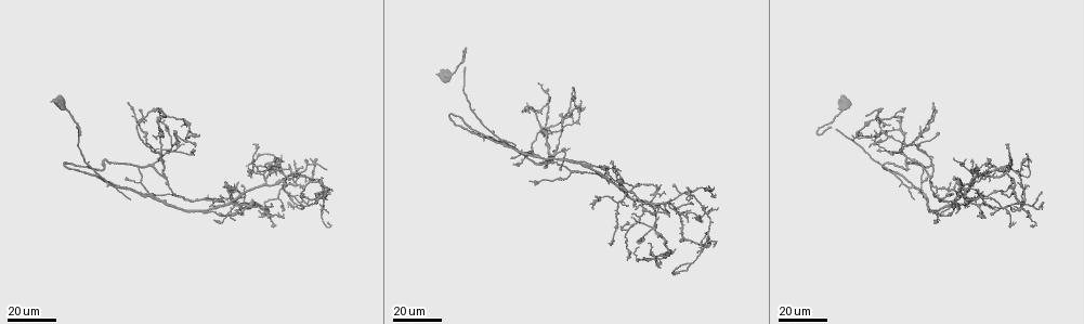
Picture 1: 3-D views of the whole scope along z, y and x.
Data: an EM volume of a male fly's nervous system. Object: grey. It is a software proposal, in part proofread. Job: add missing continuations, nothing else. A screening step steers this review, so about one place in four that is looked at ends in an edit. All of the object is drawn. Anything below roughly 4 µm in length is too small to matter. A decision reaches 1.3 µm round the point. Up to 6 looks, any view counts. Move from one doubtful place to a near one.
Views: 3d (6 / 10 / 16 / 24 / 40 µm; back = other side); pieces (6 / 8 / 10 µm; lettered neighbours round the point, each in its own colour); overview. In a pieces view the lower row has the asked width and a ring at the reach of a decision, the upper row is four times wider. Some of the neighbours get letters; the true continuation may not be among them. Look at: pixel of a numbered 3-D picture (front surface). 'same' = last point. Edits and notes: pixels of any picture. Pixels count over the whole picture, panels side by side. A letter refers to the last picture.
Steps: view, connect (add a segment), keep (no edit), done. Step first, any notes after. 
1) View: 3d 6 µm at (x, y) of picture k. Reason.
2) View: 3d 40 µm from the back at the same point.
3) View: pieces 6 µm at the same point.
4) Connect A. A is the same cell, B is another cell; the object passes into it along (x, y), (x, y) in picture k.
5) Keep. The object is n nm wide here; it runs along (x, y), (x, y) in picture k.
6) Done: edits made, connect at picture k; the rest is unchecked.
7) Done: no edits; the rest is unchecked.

View: 3d 40 µm at (619, 168) of picture 1. Thin end.

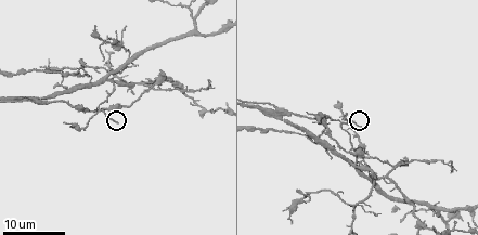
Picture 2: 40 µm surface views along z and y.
View: pieces 10 µm at (362, 127) of picture 2. See the neighbours.

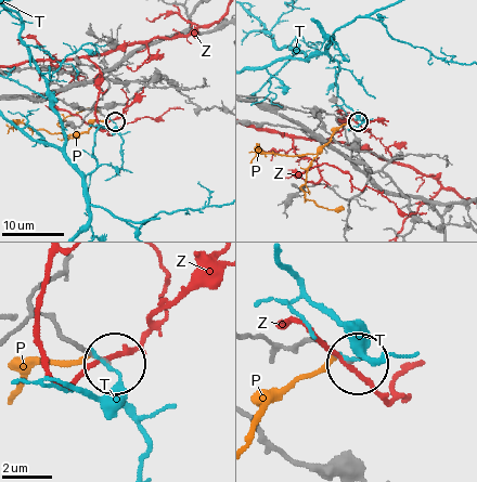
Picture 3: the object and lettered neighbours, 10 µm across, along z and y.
Keep. The object is 140 nm wide here; P, T and Z are other cells; no lettered segment goes on from it.

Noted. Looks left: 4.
View: 3d 40 µm at (301, 207) of picture 1. Free end.

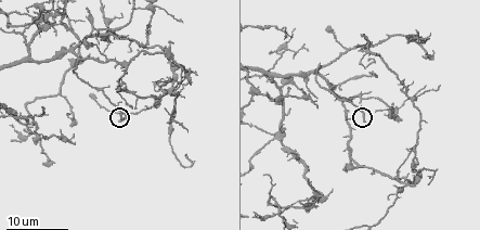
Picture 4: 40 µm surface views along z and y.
View: pieces 6 µm at (362, 121) of picture 4.

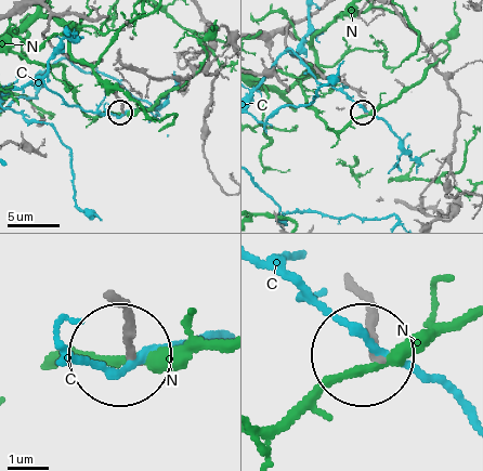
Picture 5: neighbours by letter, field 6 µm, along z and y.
Keep. The object is 190 nm wide here; C and N are other cells; it runs along (365, 306), (368, 354) in picture 5; none of them fits.

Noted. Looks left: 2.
View: 3d 16 µm at (359, 34) of picture 4. Free end.

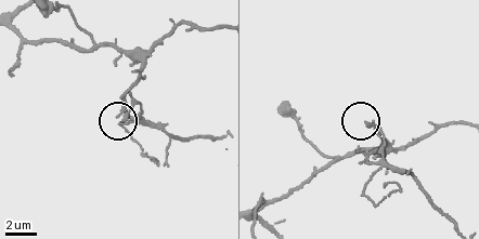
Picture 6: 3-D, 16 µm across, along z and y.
View: pieces 10 µm at (365, 123) of picture 6.

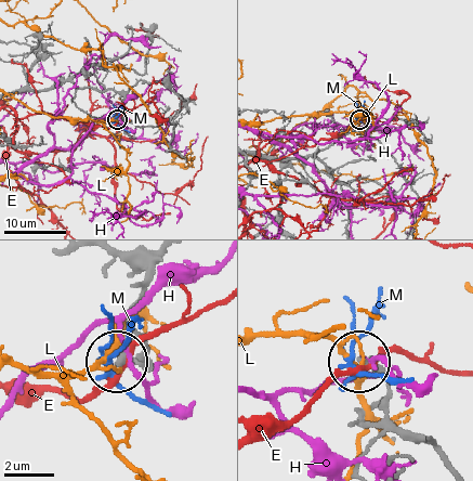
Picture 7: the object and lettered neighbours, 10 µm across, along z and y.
Keep. E, H, L and M are other cells; no lettered segment goes on from it.

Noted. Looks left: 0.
Done: no edits; the rest is unchecked.

